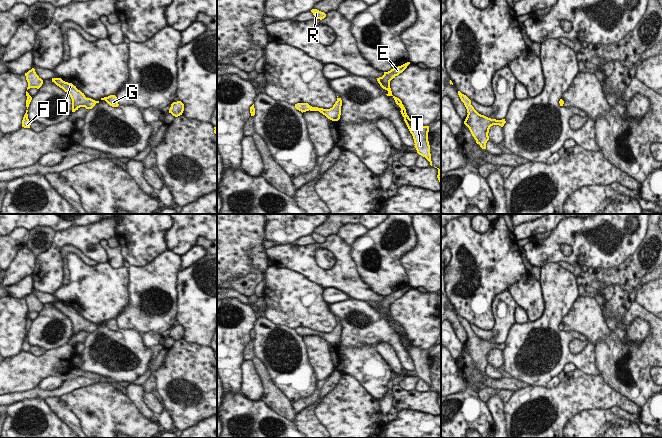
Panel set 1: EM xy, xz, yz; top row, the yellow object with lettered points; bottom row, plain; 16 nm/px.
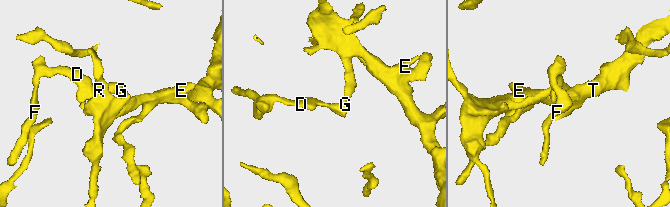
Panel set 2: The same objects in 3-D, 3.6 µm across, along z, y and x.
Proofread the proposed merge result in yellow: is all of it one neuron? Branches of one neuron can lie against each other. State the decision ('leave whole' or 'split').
leave whole

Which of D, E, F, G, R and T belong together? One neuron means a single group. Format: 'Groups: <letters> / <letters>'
Groups: D E F G R T.

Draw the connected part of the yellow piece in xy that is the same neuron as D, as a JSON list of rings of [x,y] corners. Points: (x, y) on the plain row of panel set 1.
[[[52,302],[52,306],[54,306],[57,310],[62,312],[70,319],[72,323],[72,336],[75,336],[80,331],[92,333],[96,327],[99,327],[99,325],[95,325],[91,322],[86,322],[84,317],[78,314],[76,310],[74,310],[72,307],[63,305],[61,302]]]

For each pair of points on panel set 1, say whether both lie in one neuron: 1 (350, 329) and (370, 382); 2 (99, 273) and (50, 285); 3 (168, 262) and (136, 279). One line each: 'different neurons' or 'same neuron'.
1: different neurons
2: different neurons
3: same neuron

